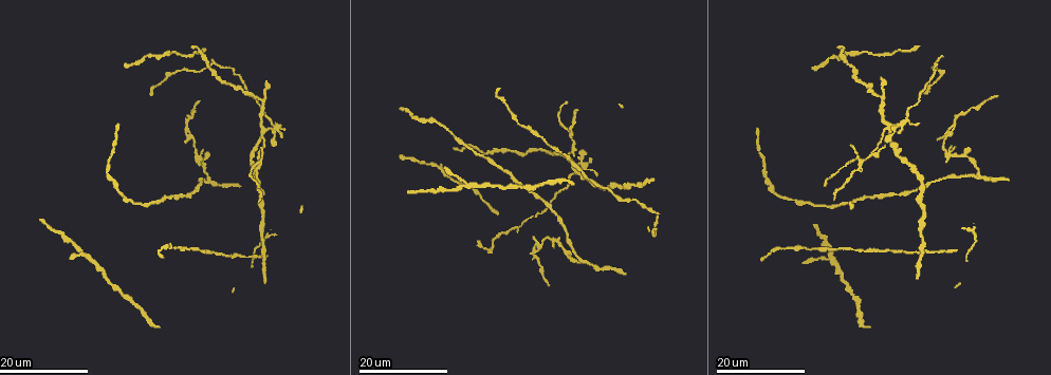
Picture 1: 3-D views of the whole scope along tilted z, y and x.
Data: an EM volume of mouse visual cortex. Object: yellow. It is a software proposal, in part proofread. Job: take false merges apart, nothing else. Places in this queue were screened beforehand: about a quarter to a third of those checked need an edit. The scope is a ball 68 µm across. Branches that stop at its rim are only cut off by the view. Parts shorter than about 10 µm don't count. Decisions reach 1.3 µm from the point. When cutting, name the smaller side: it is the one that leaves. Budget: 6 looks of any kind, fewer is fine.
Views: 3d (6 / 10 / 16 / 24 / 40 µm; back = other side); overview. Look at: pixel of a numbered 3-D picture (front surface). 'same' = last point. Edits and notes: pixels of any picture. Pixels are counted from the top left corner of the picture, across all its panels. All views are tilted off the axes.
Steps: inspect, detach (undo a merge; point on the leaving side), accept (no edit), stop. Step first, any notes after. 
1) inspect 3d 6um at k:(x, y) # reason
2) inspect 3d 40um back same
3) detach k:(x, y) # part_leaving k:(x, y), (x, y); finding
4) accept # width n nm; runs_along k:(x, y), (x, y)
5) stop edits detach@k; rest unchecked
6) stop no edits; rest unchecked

inspect 3d 16um at 1:(582, 166) # calibre changes

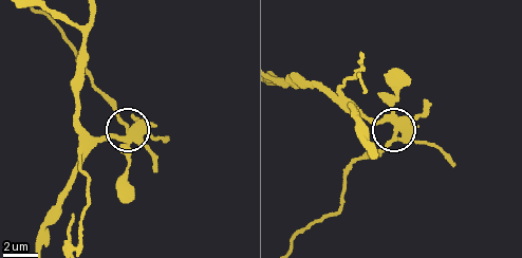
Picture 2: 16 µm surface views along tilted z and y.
inspect 3d 6um at 2:(394, 132)

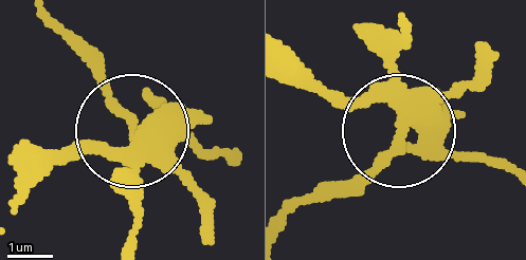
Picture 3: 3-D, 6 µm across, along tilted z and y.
detach 3:(114, 110) # part_leaving 3:(158, 148), (86, 39), (56, 17); a second neuron is stuck on

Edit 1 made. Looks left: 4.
inspect 3d 10um at 2:(81, 152) # side arm on a straight run

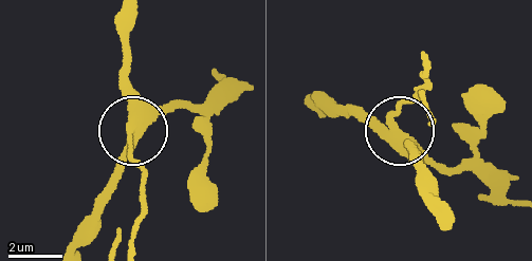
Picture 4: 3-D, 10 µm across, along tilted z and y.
detach 4:(397, 112) # arms 3; part_leaving 4:(132, 119), (128, 144), (143, 185), (133, 245); a second neuron is stuck on

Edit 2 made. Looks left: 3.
inspect 3d 16um at 1:(199, 157) # thick turns thin

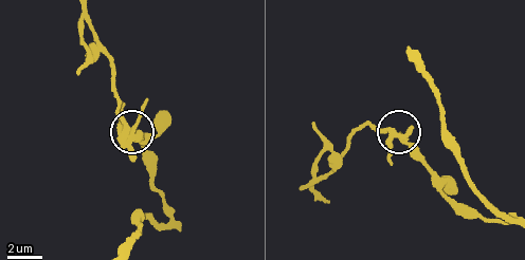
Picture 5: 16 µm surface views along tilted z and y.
inspect 3d 6um at 5:(126, 126) # closer look

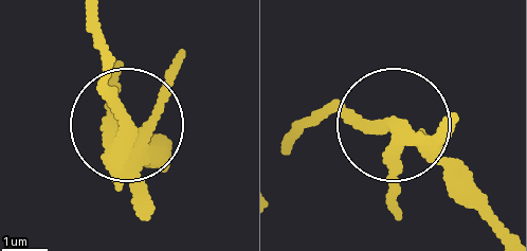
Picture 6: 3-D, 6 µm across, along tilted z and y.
detach 6:(144, 208) # width 310 nm; part_leaving 6:(141, 139), (96, 16); a second neuron is stuck on

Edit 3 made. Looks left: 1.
stop edits detach@3, detach@4, detach@6; rest unchecked

